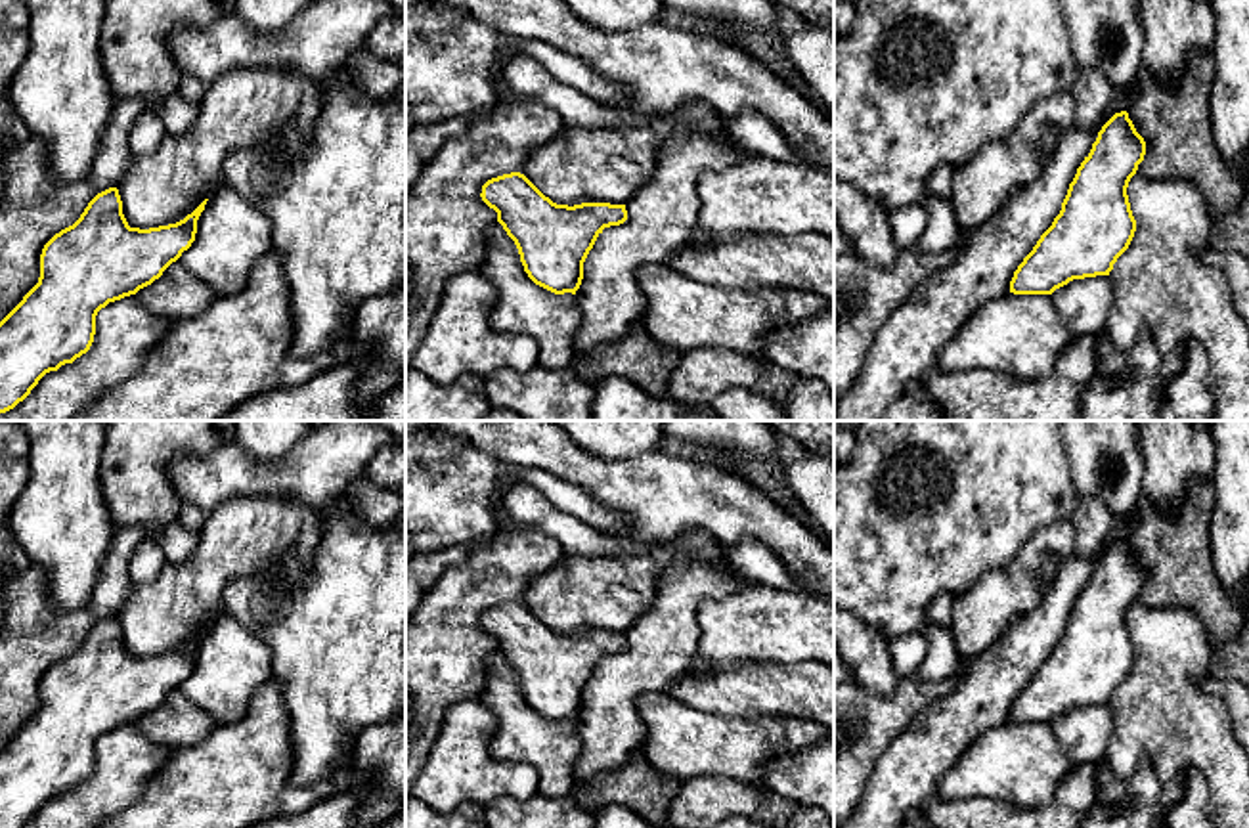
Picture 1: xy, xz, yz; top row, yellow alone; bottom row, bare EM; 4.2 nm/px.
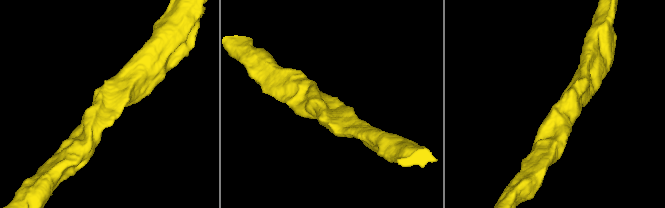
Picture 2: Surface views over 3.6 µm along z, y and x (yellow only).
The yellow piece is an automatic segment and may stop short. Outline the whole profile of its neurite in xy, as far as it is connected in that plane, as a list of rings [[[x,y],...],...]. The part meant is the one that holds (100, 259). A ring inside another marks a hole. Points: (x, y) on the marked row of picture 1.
[[[109,187],[88,203],[73,226],[61,229],[44,245],[38,283],[0,321],[0,413],[10,411],[23,402],[46,373],[57,371],[65,363],[73,363],[90,350],[96,335],[96,316],[101,308],[151,285],[191,247],[197,233],[197,220],[205,210],[207,201],[208,199],[176,224],[140,229],[128,226],[122,214],[119,189]]]

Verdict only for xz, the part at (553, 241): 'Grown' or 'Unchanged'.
Unchanged

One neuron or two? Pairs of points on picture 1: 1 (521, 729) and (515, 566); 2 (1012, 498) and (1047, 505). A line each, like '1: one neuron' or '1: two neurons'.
1: two neurons
2: one neuron

